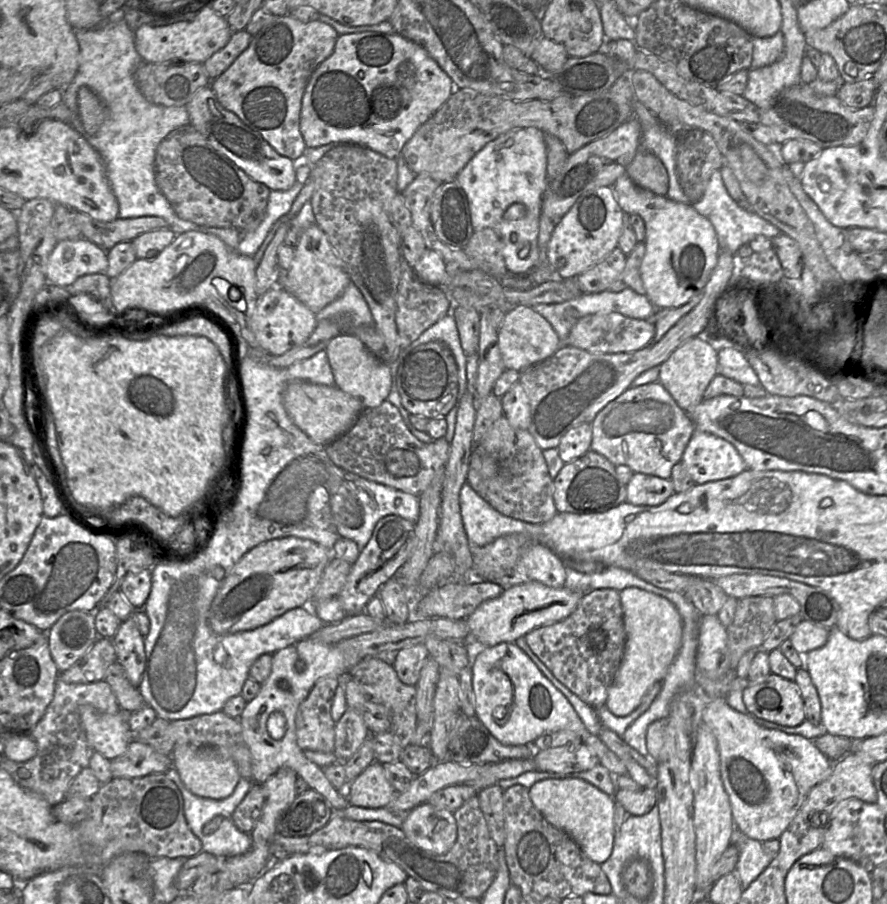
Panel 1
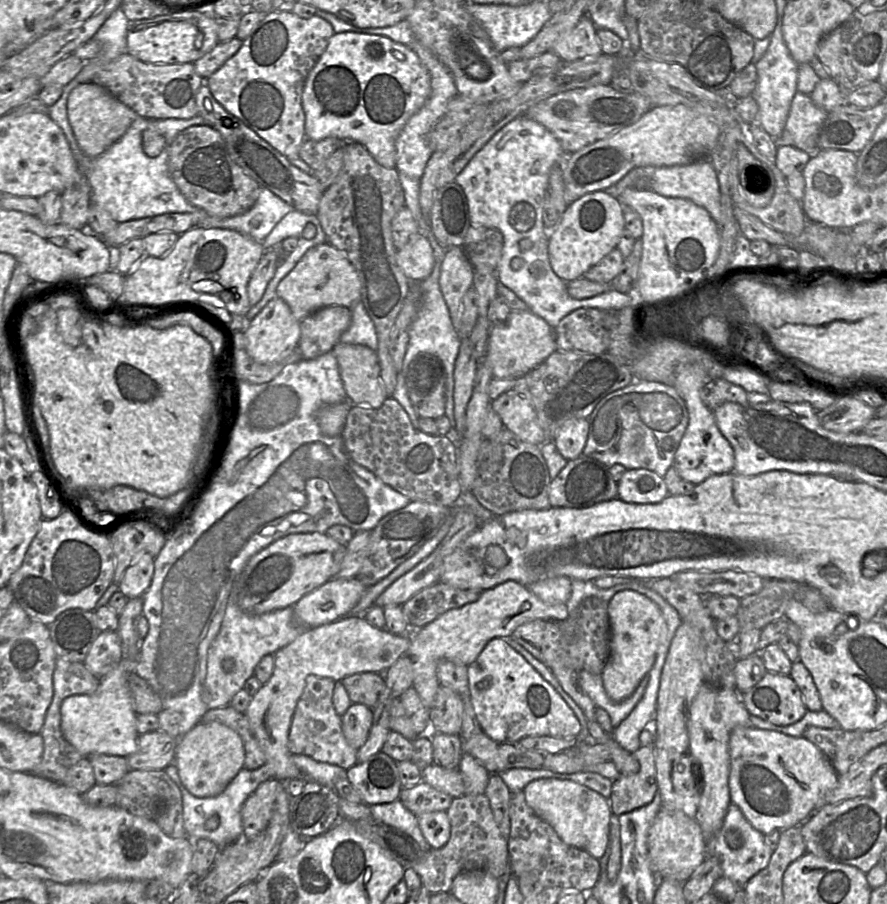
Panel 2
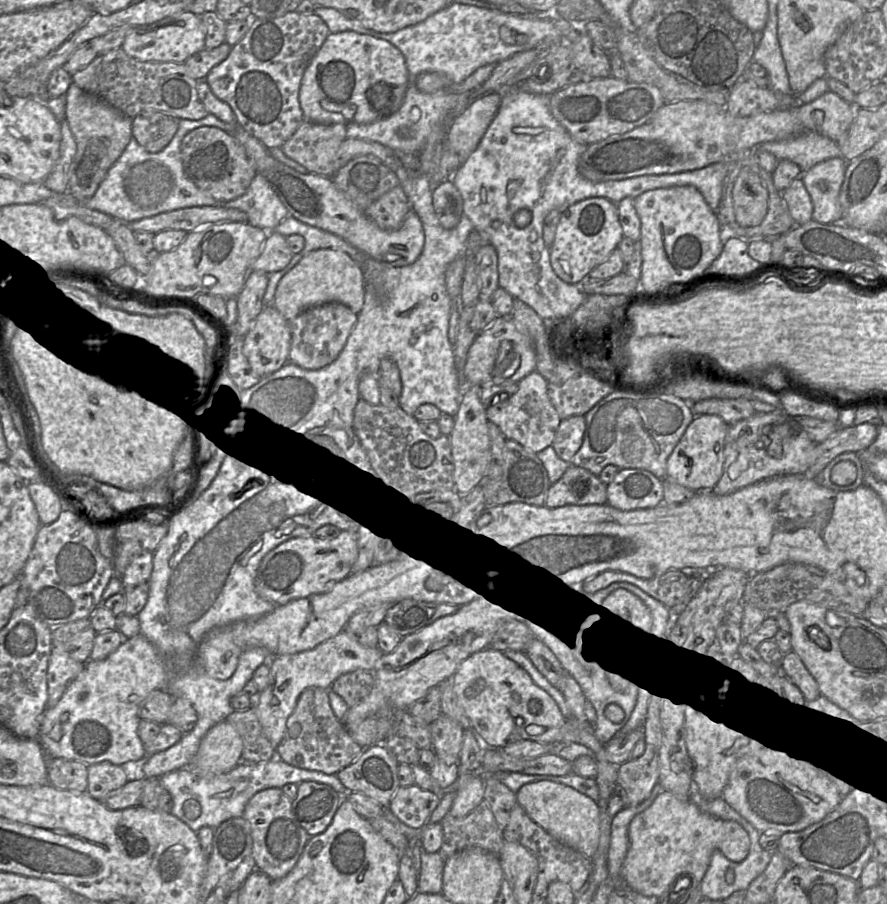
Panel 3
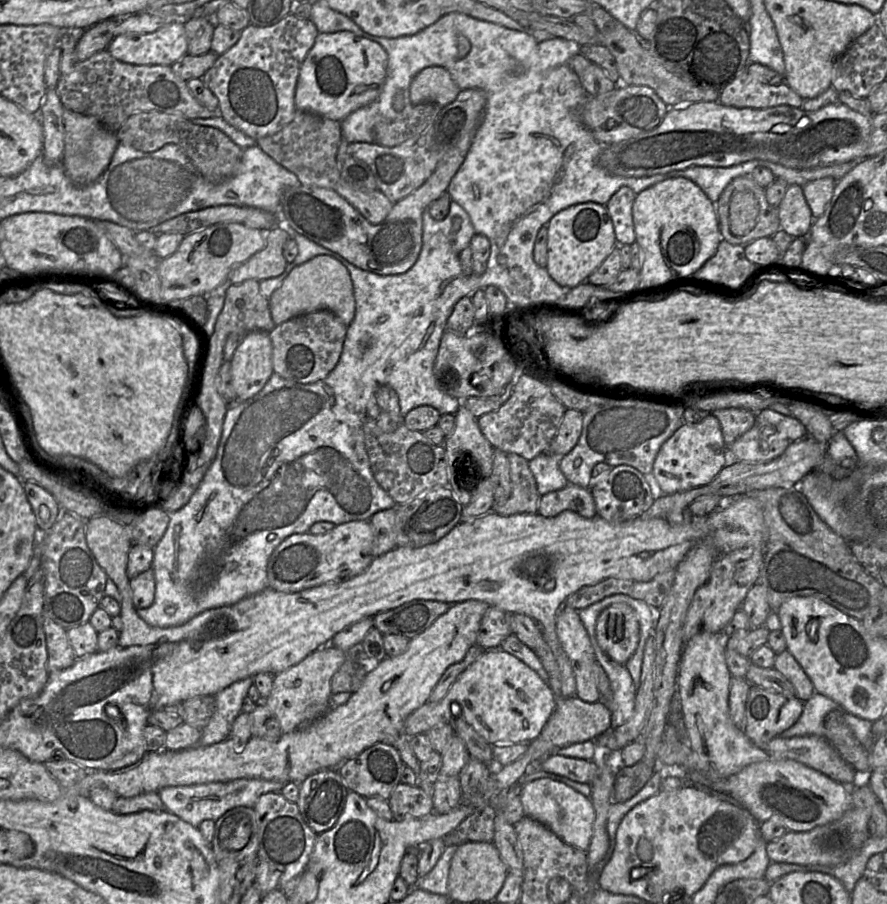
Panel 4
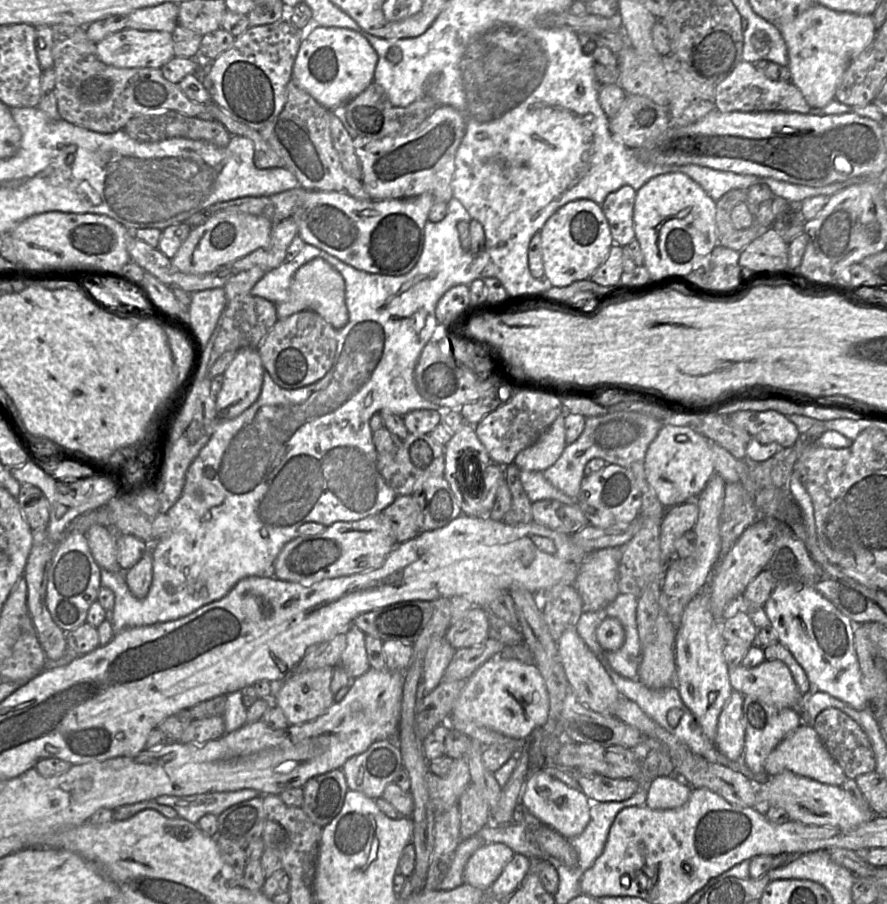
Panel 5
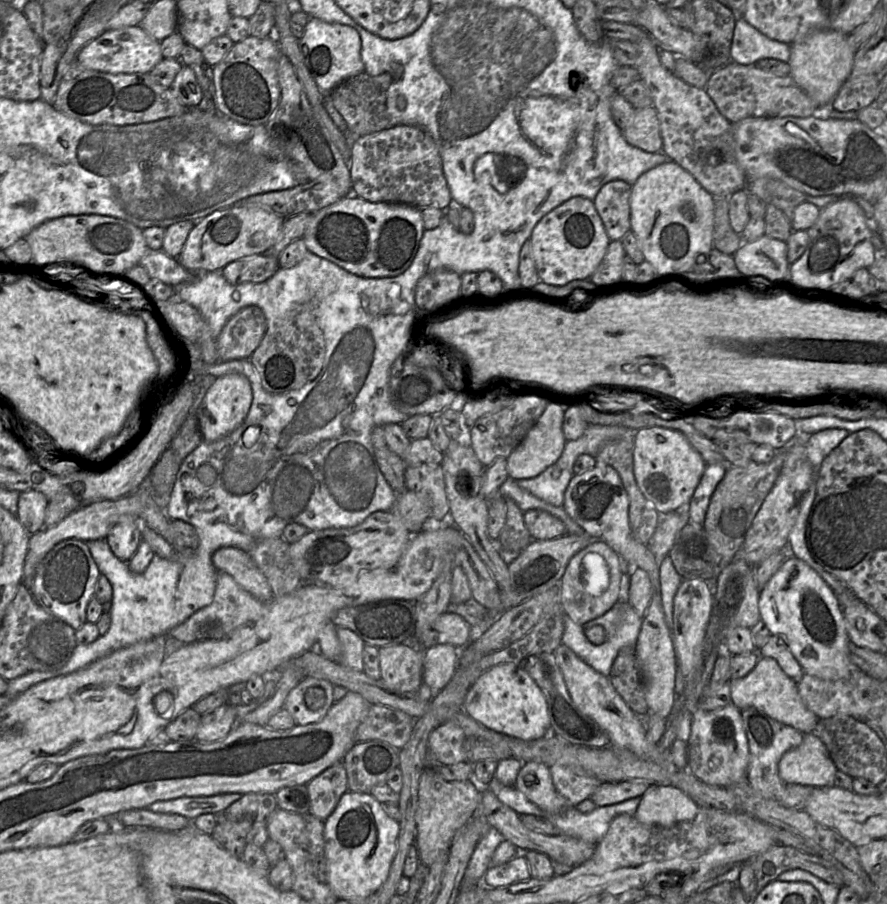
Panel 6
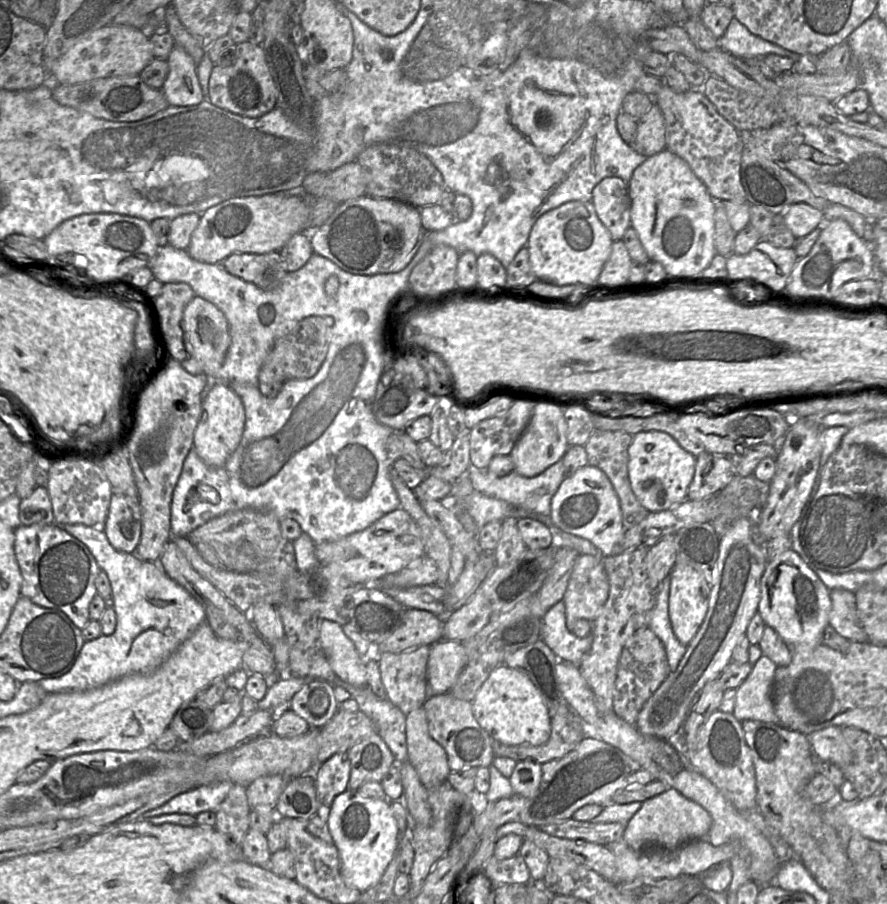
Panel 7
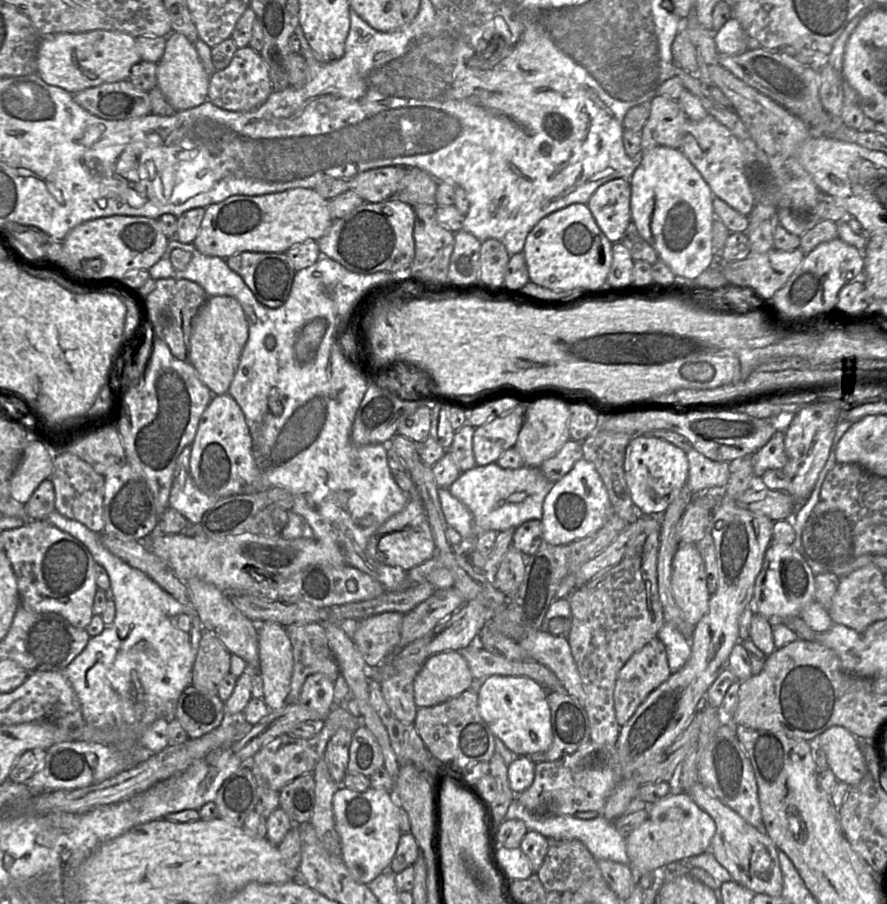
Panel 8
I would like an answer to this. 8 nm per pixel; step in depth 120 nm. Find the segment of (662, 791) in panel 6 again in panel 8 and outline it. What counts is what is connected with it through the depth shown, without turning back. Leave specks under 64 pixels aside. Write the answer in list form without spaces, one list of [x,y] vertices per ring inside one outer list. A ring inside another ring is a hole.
[[[674,790],[666,797],[648,805],[647,819],[625,836],[630,864],[654,871],[710,849],[716,832],[715,822],[687,792]]]

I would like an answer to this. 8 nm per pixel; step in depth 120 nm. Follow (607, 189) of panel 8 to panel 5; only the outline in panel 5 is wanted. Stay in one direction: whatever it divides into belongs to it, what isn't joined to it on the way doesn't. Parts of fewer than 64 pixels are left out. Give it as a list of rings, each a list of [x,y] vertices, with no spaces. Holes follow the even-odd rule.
[[[629,185],[609,193],[601,204],[611,231],[614,243],[626,246],[635,238],[633,207],[636,190]]]

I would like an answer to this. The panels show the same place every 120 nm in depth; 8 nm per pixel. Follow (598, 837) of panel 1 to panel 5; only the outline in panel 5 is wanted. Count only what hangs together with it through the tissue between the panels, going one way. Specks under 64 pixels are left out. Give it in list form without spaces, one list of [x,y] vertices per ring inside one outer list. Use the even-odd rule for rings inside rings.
[[[535,771],[526,781],[520,803],[540,822],[551,827],[565,838],[580,835],[590,820],[590,800],[581,791],[571,788],[545,773]]]

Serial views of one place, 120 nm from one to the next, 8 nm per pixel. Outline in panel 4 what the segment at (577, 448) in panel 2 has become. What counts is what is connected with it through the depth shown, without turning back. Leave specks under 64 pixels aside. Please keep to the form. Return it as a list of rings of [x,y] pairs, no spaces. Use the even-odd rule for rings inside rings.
[[[568,408],[565,409],[556,435],[552,439],[549,452],[562,457],[568,454],[576,445],[583,424],[583,412]]]

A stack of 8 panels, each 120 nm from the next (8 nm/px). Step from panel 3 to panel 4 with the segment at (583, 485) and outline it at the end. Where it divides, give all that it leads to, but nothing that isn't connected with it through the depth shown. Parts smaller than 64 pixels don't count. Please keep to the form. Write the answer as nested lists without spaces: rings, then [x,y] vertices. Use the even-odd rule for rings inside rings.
[[[567,483],[562,489],[540,496],[537,506],[539,515],[555,517],[565,510],[571,510],[588,519],[595,517],[595,502],[590,489]]]

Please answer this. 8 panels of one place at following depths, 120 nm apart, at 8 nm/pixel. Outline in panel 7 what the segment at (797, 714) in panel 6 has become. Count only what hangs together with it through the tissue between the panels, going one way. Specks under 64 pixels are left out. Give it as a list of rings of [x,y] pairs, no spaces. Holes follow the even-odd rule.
[[[762,656],[739,686],[733,716],[740,722],[756,720],[779,724],[774,710],[772,686],[777,665]]]

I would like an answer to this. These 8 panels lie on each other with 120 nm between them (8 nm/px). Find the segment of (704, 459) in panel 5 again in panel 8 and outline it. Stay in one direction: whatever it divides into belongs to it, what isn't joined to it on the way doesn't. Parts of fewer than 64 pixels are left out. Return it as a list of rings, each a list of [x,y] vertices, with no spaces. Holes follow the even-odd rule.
[[[654,435],[634,436],[626,449],[625,478],[639,513],[661,516],[688,480],[686,452]]]

